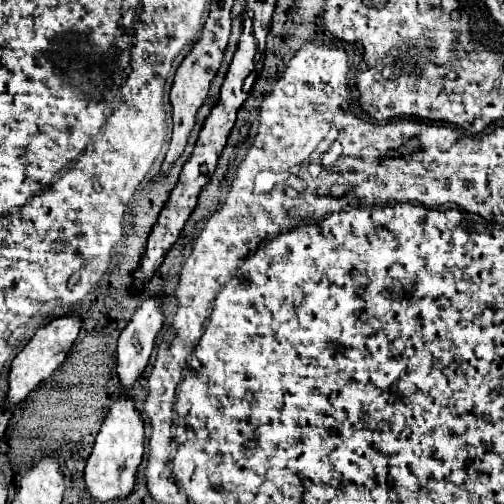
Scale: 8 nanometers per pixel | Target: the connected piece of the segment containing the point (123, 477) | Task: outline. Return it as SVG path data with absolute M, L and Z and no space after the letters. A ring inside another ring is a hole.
M119 396L109 408L109 414L97 434L93 454L85 466L85 486L91 498L99 502L113 502L125 498L133 490L137 466L143 458L143 440L145 432L141 412L135 408L133 398Z

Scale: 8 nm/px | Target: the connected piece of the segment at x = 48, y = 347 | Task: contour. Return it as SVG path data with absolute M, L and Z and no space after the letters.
M69 312L65 316L53 318L49 324L41 326L35 336L29 340L29 344L15 356L11 364L11 374L9 374L9 394L7 394L7 406L13 408L15 404L21 404L31 390L39 386L45 378L49 378L65 360L69 348L73 346L77 334L81 328L81 316L77 312Z

